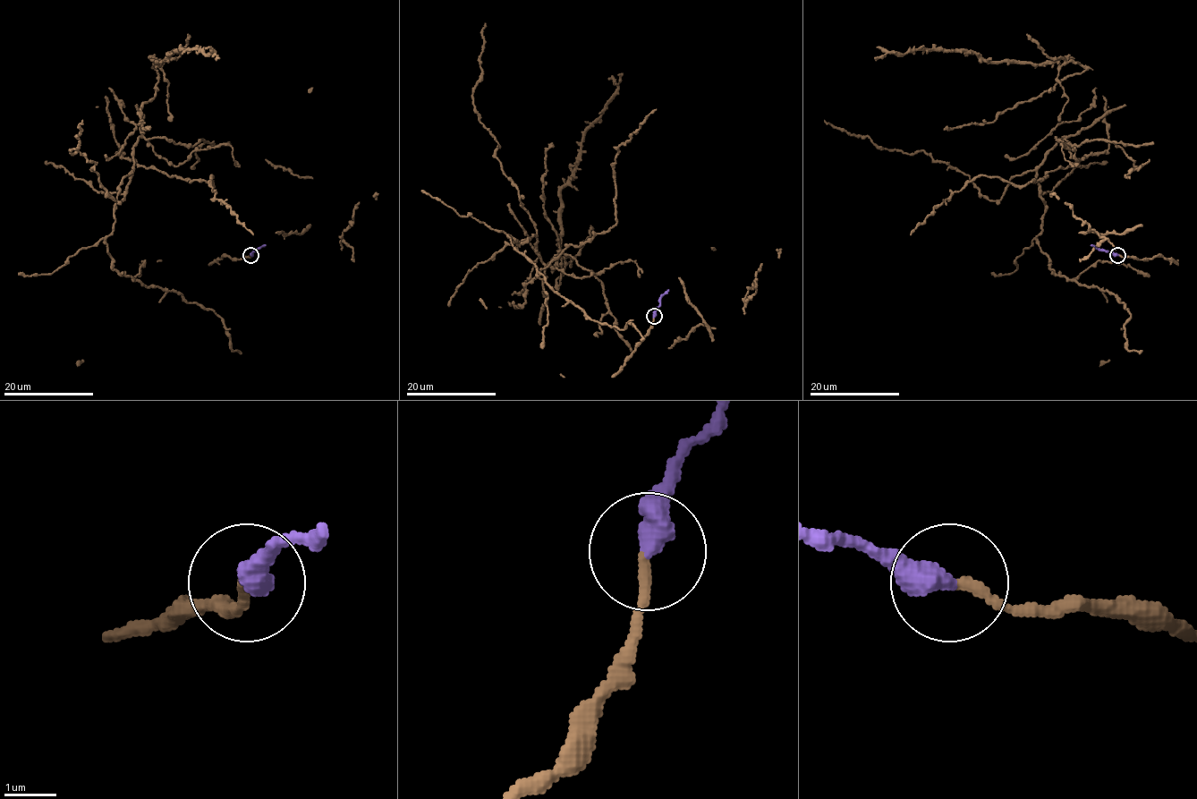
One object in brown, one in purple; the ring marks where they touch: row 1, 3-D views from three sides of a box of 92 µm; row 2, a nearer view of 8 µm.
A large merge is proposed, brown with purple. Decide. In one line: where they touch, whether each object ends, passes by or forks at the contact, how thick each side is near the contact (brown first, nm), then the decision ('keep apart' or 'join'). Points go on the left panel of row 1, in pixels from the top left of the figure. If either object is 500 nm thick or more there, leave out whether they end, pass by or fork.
place (250, 255); brown ends; purple ends; calibres 190 and 480 nm; join

